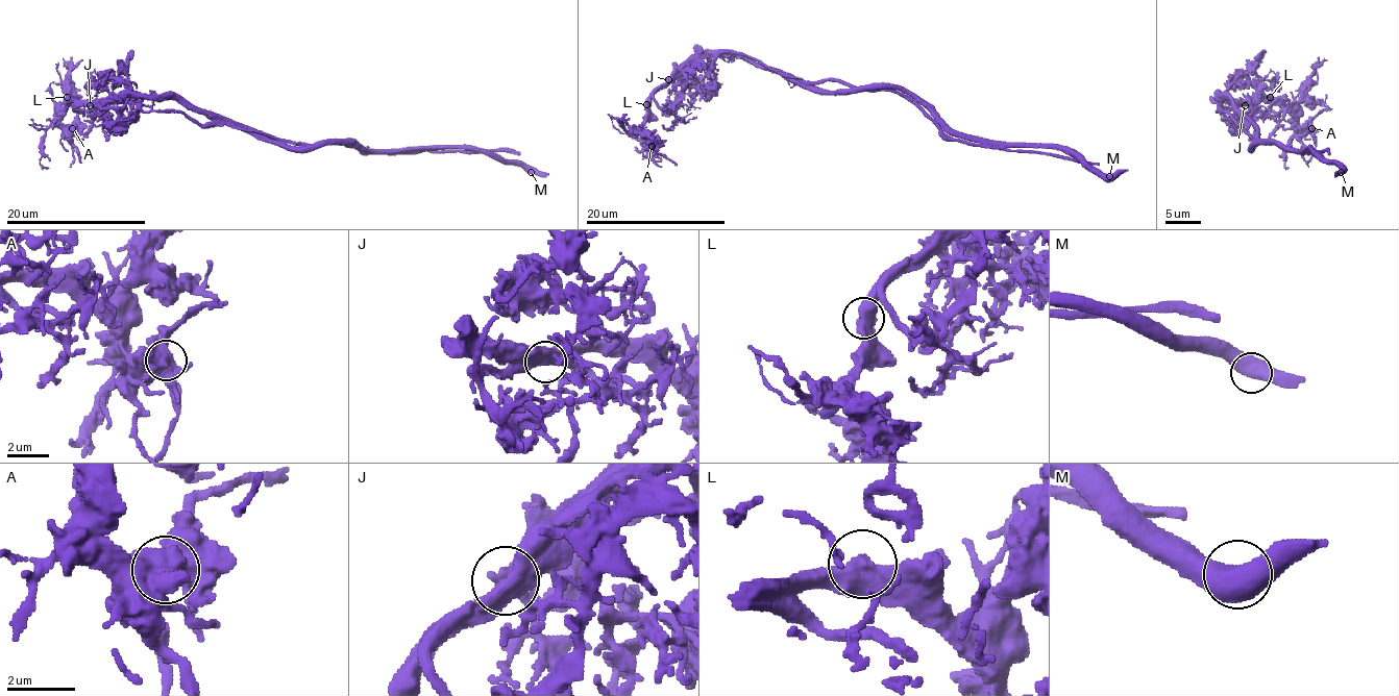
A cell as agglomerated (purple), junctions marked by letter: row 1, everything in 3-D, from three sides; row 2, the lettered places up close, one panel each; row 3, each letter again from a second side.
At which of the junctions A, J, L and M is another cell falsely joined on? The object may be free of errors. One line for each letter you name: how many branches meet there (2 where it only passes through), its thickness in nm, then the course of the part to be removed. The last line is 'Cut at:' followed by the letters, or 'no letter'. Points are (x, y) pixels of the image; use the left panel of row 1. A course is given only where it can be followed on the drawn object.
J: 2 | 600 nm | (90, 105), (109, 107), (123, 119), (139, 110), (179, 110), (202, 124), (260, 129), (298, 144), (520, 154)
Cut at: J

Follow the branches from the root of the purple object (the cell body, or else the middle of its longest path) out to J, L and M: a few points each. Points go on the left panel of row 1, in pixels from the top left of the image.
J: (255, 137), (250, 131), (209, 119), (164, 97), (97, 98), (90, 105)
L: (255, 137), (250, 131), (209, 119), (172, 98), (109, 97), (71, 100), (67, 97)
M: (255, 137), (298, 144), (361, 144), (371, 149), (472, 149), (495, 152), (531, 172)

